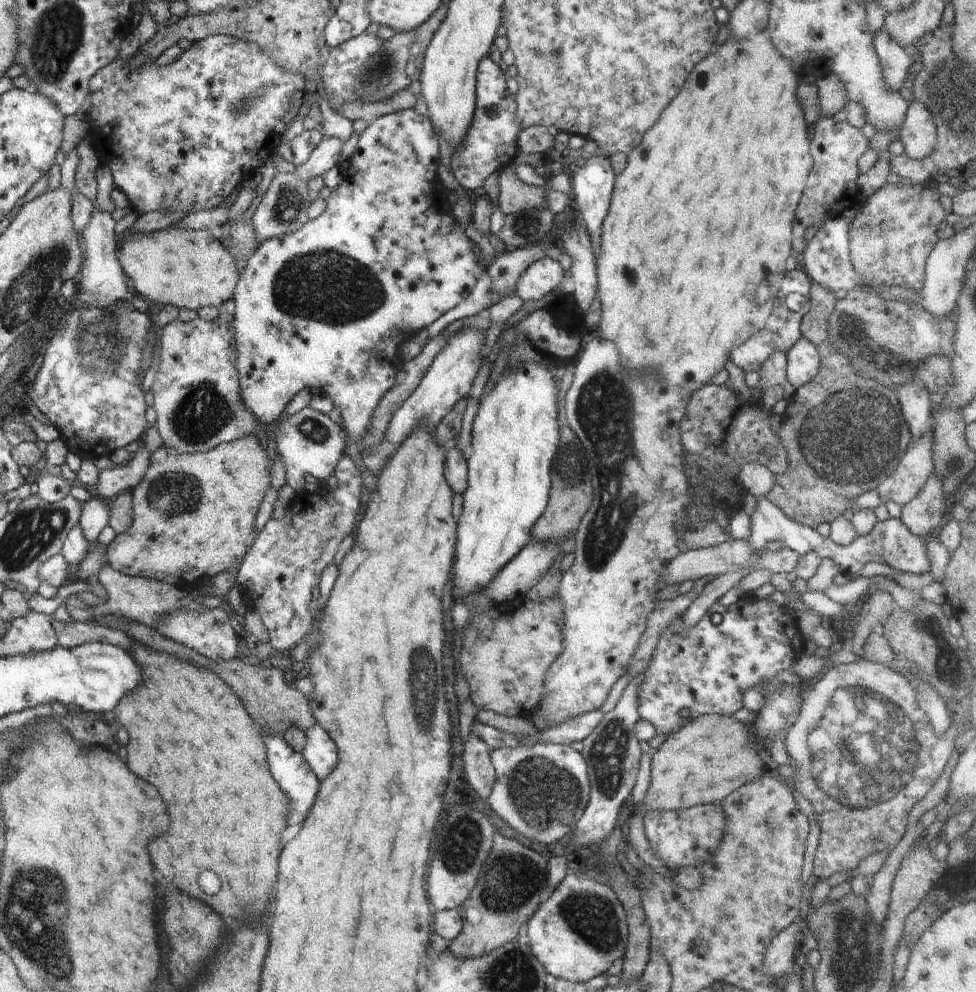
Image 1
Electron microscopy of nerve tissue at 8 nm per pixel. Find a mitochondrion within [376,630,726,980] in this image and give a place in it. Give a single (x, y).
(544, 794)

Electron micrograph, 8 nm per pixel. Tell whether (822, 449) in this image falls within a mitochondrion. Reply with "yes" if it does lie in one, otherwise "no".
yes

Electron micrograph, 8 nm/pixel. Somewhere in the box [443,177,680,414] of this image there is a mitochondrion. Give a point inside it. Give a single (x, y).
(525, 225)

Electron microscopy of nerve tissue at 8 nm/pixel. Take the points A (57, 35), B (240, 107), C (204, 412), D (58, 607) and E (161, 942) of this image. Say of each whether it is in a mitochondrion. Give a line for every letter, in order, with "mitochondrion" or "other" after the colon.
A: mitochondrion
B: mitochondrion
C: mitochondrion
D: other
E: other

